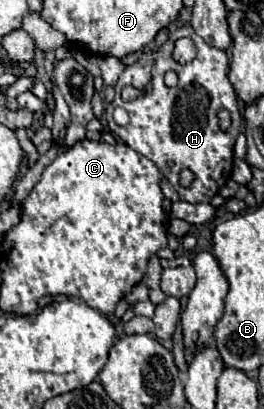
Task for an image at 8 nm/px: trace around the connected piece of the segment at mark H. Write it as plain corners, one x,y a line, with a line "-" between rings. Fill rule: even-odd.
182,26
170,34
168,42
158,52
144,50
140,60
134,62
132,66
128,66
120,74
120,80
114,86
114,90
116,90
116,98
112,104
106,106
106,118
108,118
108,126
110,126
112,134
116,138
120,136
120,140
126,146
130,146
134,152
150,158
162,170
162,174
168,178
168,182
176,188
176,192
180,194
180,200
210,202
232,176
232,162
234,162
232,150
234,150
234,142
242,130
242,116
238,110
238,98
236,98
232,84
228,82
228,56
226,56
226,52
206,44
192,30
192,26
-
182,36
190,38
194,42
194,46
198,48
196,58
192,62
186,62
186,64
178,64
172,56
174,42
-
168,70
174,70
180,78
178,86
174,86
174,88
164,86
164,72
168,72
-
126,84
132,84
136,88
148,88
150,92
138,100
122,102
120,90
-
116,106
124,108
130,114
128,126
118,126
112,120
112,112
-
222,106
234,106
234,120
232,120
232,126
228,132
222,132
218,128
216,112
-
170,160
174,164
166,172
166,162
170,162
-
182,168
192,170
196,176
190,188
182,188
178,182
178,172

